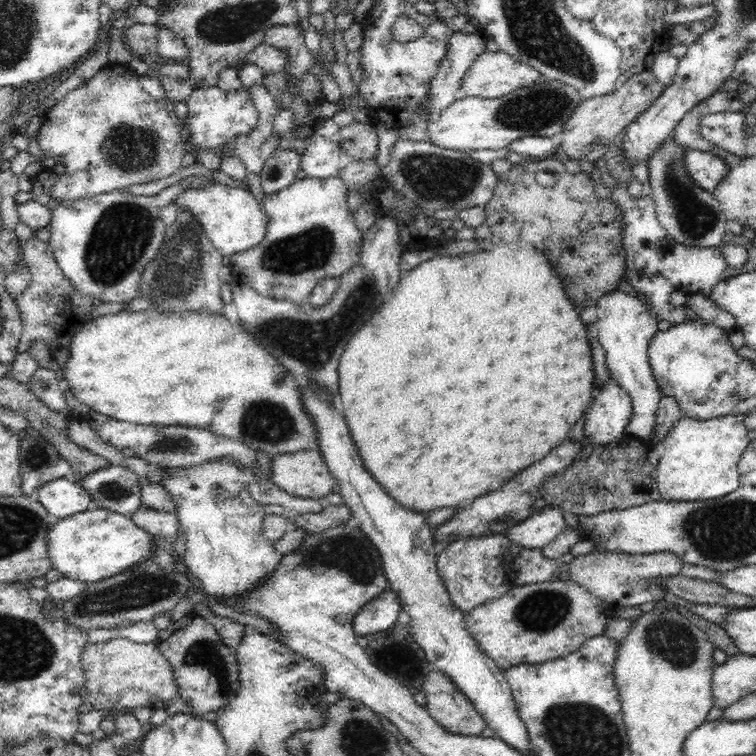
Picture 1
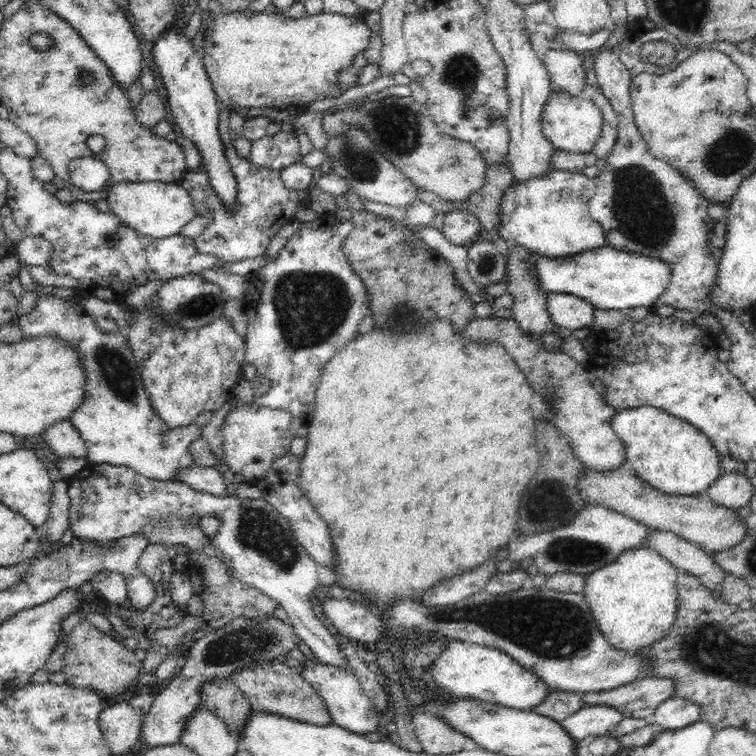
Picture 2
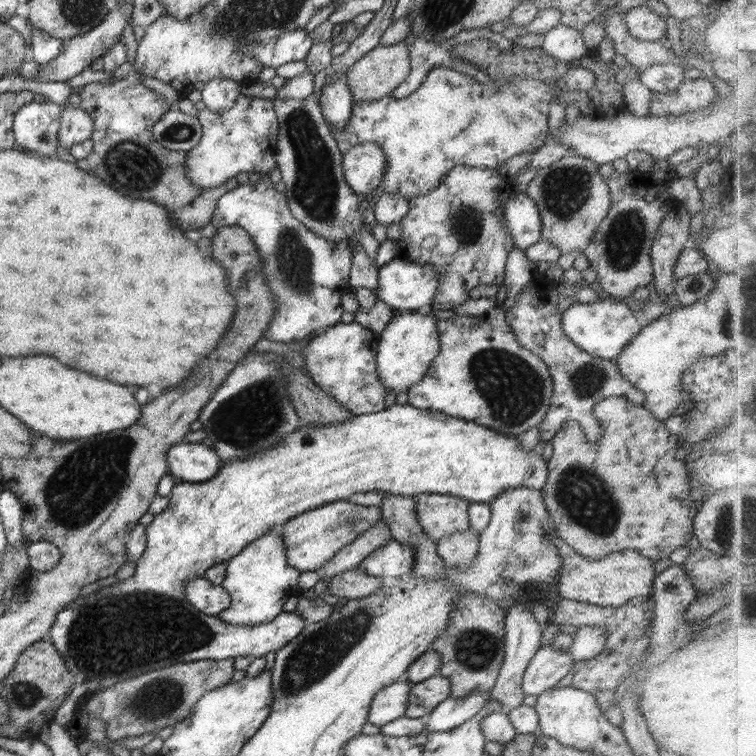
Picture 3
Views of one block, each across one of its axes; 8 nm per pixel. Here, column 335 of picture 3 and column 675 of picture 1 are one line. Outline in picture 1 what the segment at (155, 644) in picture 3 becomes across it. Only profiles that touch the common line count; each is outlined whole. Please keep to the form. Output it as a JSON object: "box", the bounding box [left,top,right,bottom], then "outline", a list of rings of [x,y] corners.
{"box":[657,416,751,501],"outline":[[[742,416],[710,420],[682,417],[662,440],[663,452],[657,467],[657,482],[665,501],[710,500],[726,496],[740,486],[737,468],[751,439]]]}

